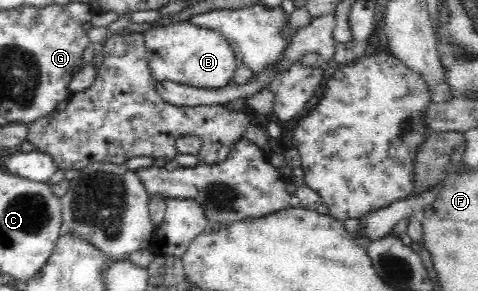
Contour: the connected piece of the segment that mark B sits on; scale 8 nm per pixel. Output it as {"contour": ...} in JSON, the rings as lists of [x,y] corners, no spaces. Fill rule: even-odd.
{"contour":[[[182,21],[146,26],[142,35],[147,65],[154,81],[172,81],[203,89],[221,89],[232,84],[237,58],[223,34]]]}

